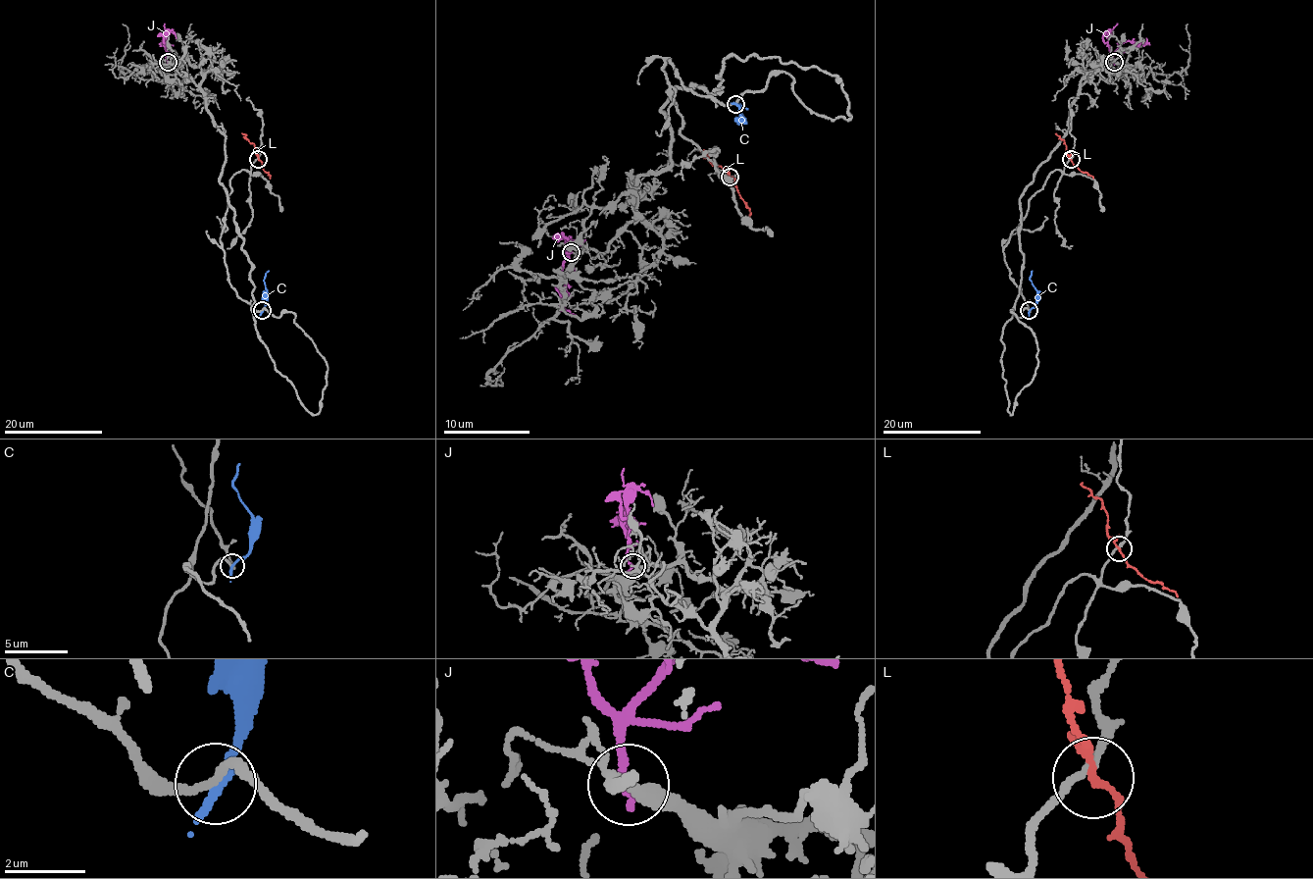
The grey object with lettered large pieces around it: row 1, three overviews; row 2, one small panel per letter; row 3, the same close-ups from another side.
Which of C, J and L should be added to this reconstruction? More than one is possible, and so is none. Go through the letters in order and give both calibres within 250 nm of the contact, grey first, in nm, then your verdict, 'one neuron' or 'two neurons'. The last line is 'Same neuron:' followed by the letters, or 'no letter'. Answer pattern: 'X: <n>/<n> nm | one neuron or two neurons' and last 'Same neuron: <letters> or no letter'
C: 190/280 nm | two neurons
J: 240/280 nm | one neuron
L: 180/140 nm | two neurons
Same neuron: J

